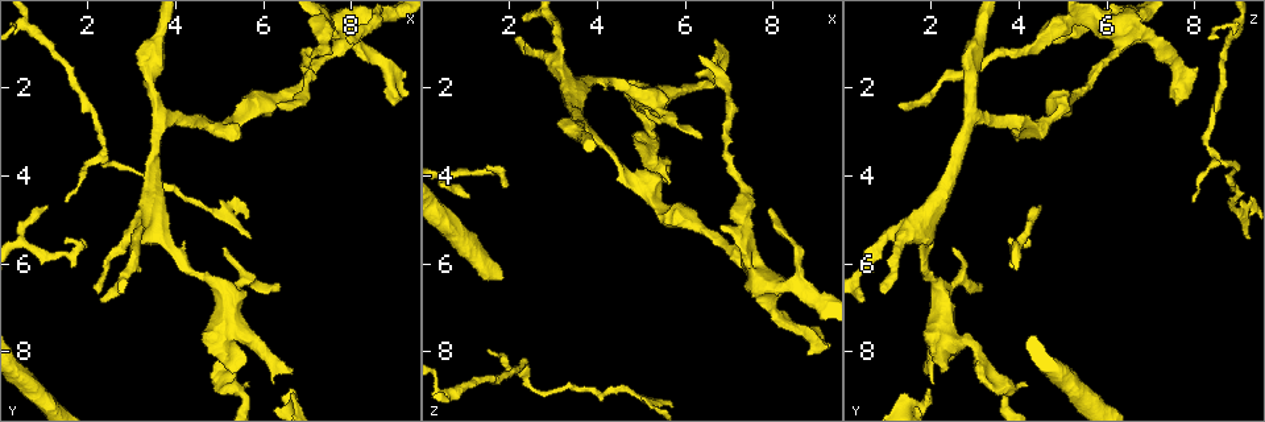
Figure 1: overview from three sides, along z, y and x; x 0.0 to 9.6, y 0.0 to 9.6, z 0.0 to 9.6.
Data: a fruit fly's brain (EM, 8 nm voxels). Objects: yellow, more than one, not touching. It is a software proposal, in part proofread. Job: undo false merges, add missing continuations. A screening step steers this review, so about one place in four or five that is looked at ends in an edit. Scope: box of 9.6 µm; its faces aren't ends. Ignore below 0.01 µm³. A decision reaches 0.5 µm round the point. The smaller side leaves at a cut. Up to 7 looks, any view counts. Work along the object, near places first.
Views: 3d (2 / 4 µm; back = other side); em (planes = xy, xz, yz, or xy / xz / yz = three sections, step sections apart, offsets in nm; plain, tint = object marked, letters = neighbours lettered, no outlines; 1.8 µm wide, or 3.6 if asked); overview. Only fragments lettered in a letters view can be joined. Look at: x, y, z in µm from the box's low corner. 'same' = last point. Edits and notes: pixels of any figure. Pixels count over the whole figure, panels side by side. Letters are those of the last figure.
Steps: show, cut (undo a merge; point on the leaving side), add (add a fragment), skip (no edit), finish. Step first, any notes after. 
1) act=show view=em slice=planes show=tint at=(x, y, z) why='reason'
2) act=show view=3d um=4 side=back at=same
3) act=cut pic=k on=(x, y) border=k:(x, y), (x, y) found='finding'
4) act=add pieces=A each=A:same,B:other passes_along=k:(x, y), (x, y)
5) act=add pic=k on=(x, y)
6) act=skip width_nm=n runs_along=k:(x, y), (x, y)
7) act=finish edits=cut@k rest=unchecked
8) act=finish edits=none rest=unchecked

act=show view=3d um=4 at=(5.15, 2.90, 4.35) why='a fork'

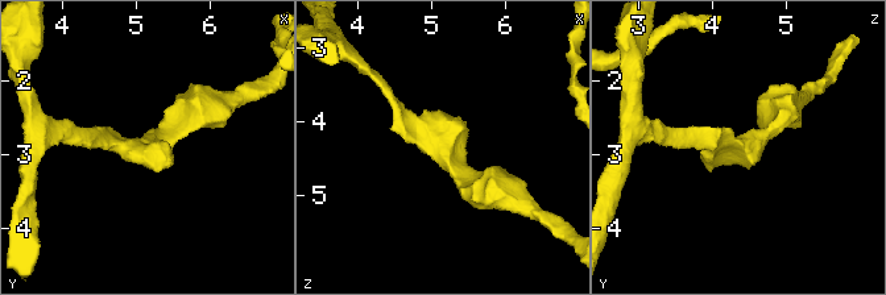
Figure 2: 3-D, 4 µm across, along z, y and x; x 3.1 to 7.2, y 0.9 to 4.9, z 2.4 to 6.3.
act=show view=em slice=yz step=4 show=letters at=(5.10, 2.85, 4.30)

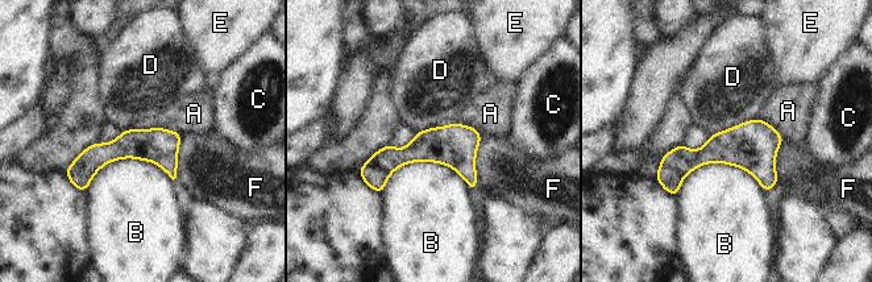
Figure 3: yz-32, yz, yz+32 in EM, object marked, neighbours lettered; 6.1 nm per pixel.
act=skip width_nm=220 each=A:other,B:other,C:other,D:other,E:other,F:other runs_along=3:(779, 139), (721, 146), (660, 178) found='all the same cell'

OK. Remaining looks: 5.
act=show view=em slice=planes show=letters at=(6.35, 2.40, 1.25) why='free end'

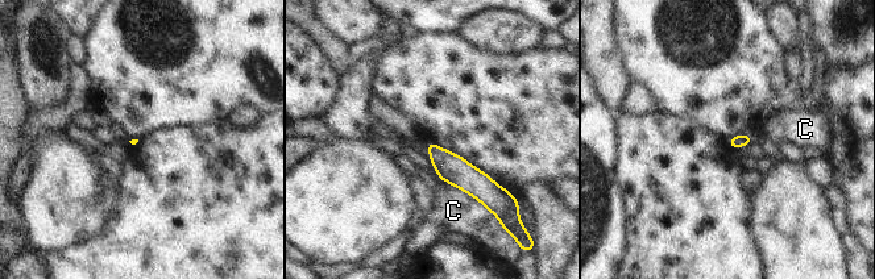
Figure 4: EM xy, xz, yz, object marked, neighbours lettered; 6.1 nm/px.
act=skip each=C:other runs_along=4:(431, 146), (456, 171), (493, 192) found='none of them fits'

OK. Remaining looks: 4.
act=show view=3d um=4 side=back at=(6.60, 8.85, 1.90) why='an open end'

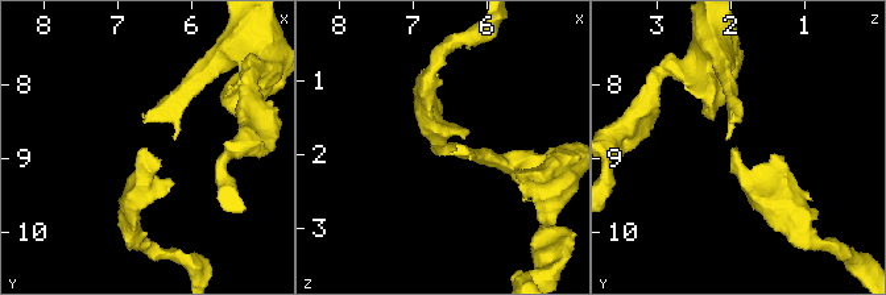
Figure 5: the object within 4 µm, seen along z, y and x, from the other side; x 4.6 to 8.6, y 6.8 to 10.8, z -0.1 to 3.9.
act=show view=em slice=xy step=16 show=letters at=(6.55, 8.85, 1.85)

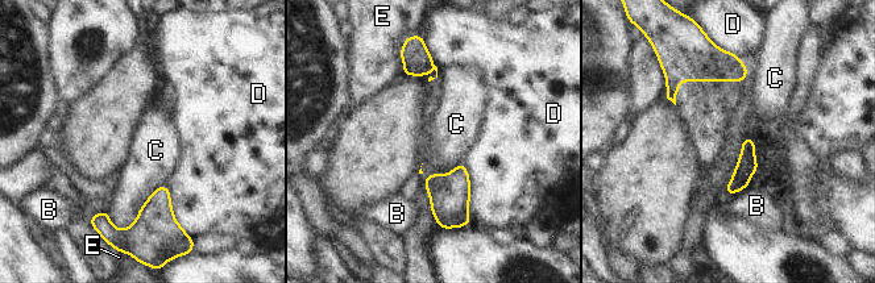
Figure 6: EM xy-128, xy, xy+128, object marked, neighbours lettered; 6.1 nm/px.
act=show view=em slice=xz step=16 show=letters at=same

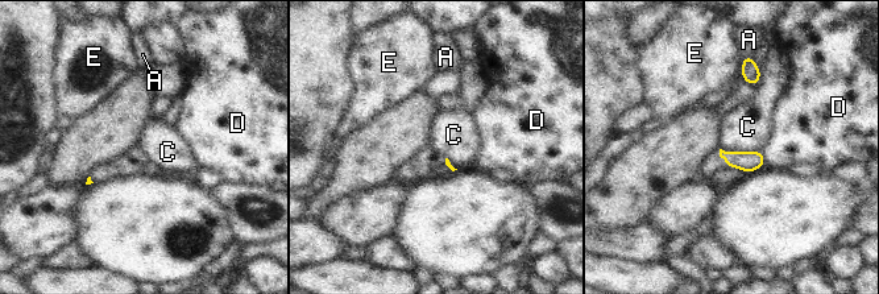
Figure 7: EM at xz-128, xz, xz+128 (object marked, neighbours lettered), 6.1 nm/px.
act=skip longest_contact=C:240nm each=A:other,C:other,D:other,E:other border=7:(721, 148), (725, 150), (761, 152) found='none of them fits'

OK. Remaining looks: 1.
act=finish edits=none rest=unchecked

